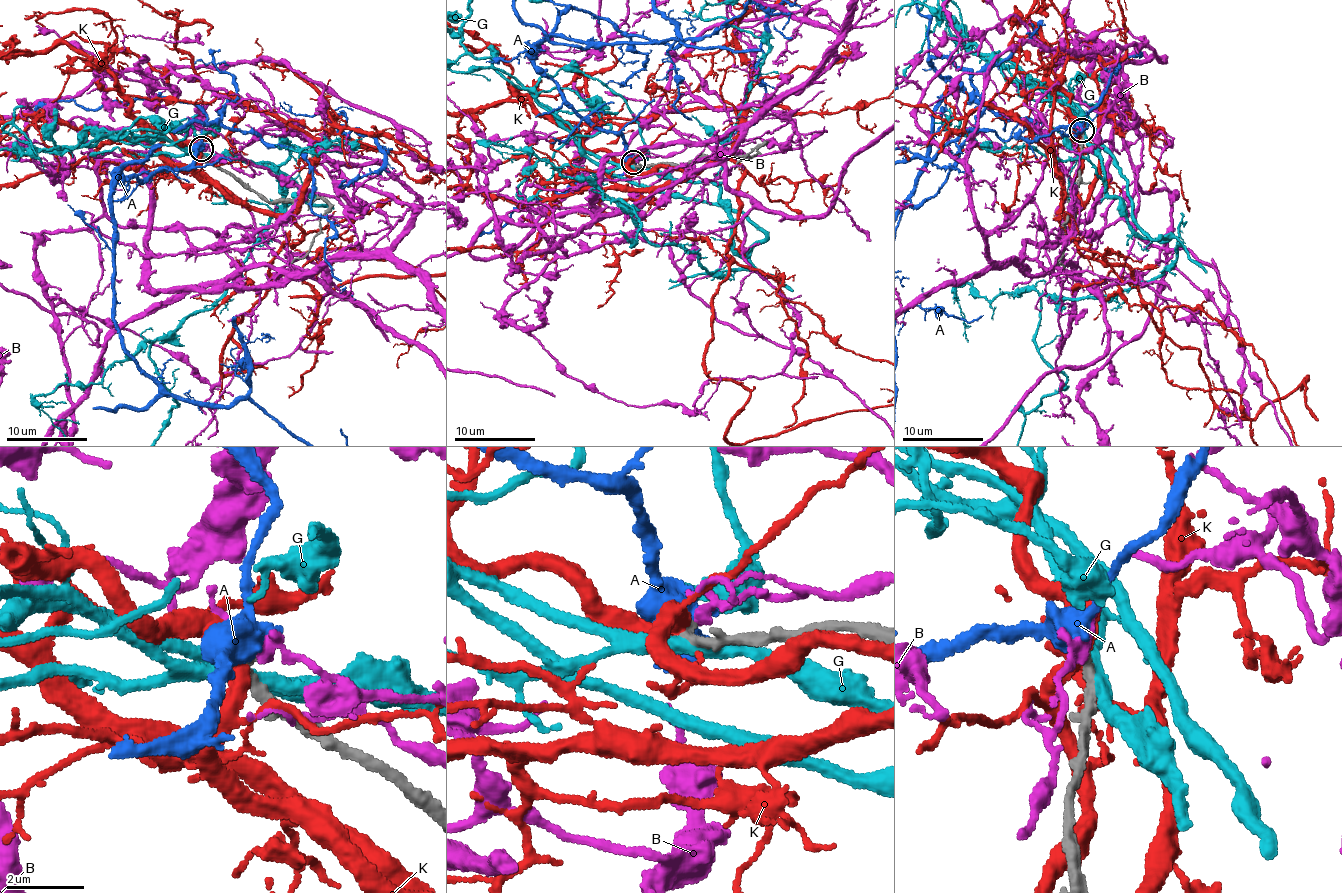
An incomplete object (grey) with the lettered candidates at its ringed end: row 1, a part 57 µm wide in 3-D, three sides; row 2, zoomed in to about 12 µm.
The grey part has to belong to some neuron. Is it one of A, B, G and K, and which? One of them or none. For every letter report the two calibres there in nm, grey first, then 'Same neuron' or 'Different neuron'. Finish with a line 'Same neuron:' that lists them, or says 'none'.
A: Thickness 280 nm (grey) against 550 nm. Same neuron
B: Thickness 280 nm (grey) against 280 nm. Different neuron
G: Thickness 400 nm (grey) against 340 nm. Different neuron
K: Thickness 320 nm (grey) against 400 nm. Different neuron
Same neuron: A

